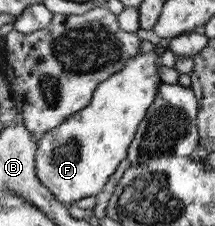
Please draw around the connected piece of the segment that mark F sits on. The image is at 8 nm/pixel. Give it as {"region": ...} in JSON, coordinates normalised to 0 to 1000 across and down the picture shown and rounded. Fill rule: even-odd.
{"region":[[[749,199],[702,235],[647,239],[591,274],[572,305],[465,367],[409,473],[181,611],[177,779],[270,881],[330,912],[488,836],[558,712],[591,699],[633,566],[679,518],[679,491],[753,376],[735,296],[753,288],[753,235],[772,221],[767,199]]]}

